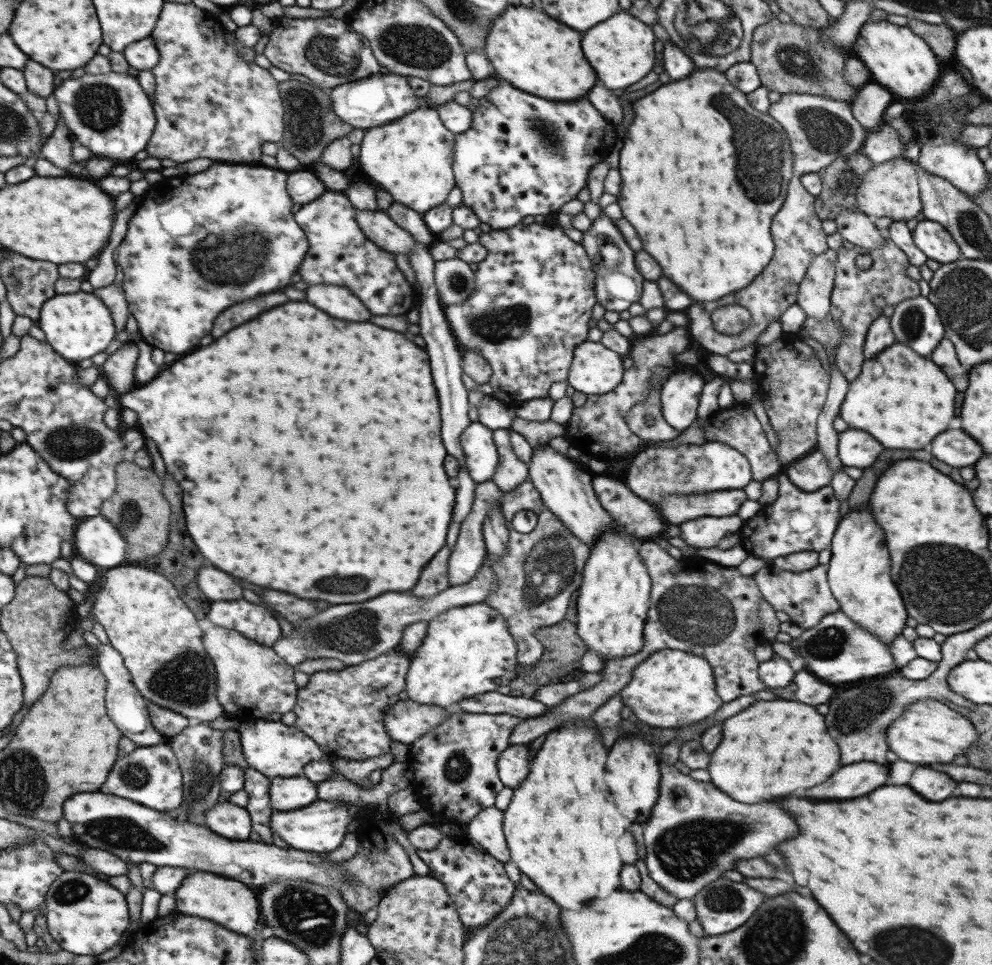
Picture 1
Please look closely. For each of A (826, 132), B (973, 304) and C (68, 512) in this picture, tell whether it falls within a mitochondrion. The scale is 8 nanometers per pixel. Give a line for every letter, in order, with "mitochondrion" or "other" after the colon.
A: mitochondrion
B: mitochondrion
C: other

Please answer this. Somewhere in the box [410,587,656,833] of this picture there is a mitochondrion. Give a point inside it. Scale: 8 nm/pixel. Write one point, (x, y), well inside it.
(458, 766)

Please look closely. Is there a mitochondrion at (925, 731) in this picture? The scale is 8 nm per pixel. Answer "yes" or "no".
no

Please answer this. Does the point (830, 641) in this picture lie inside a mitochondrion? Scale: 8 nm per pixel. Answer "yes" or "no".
yes

